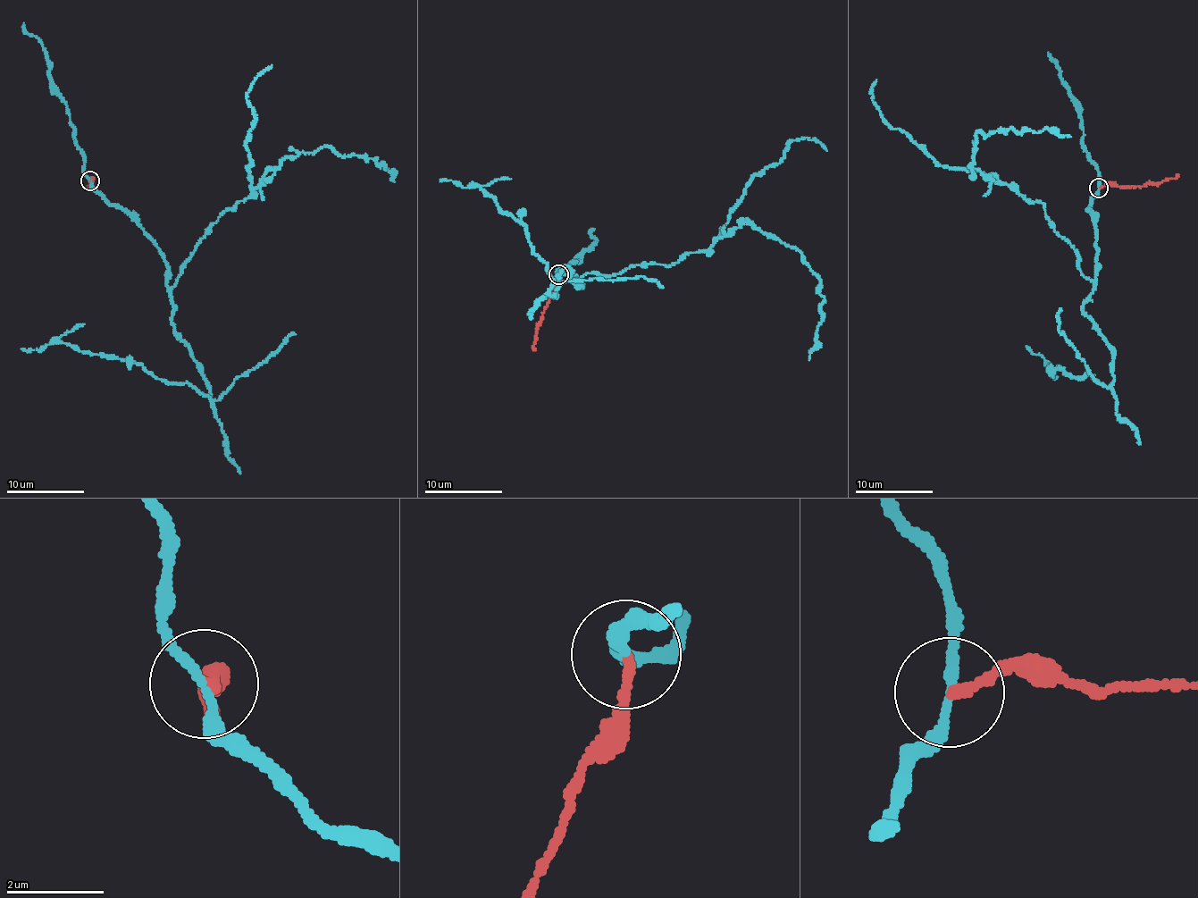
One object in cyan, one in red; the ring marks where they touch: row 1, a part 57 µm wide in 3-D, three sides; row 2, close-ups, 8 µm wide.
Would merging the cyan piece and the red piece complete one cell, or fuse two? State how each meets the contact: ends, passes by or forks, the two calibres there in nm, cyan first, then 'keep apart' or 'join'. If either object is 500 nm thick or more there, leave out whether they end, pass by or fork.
cyan passes by | red ends | 180/200 nm | keep apart

